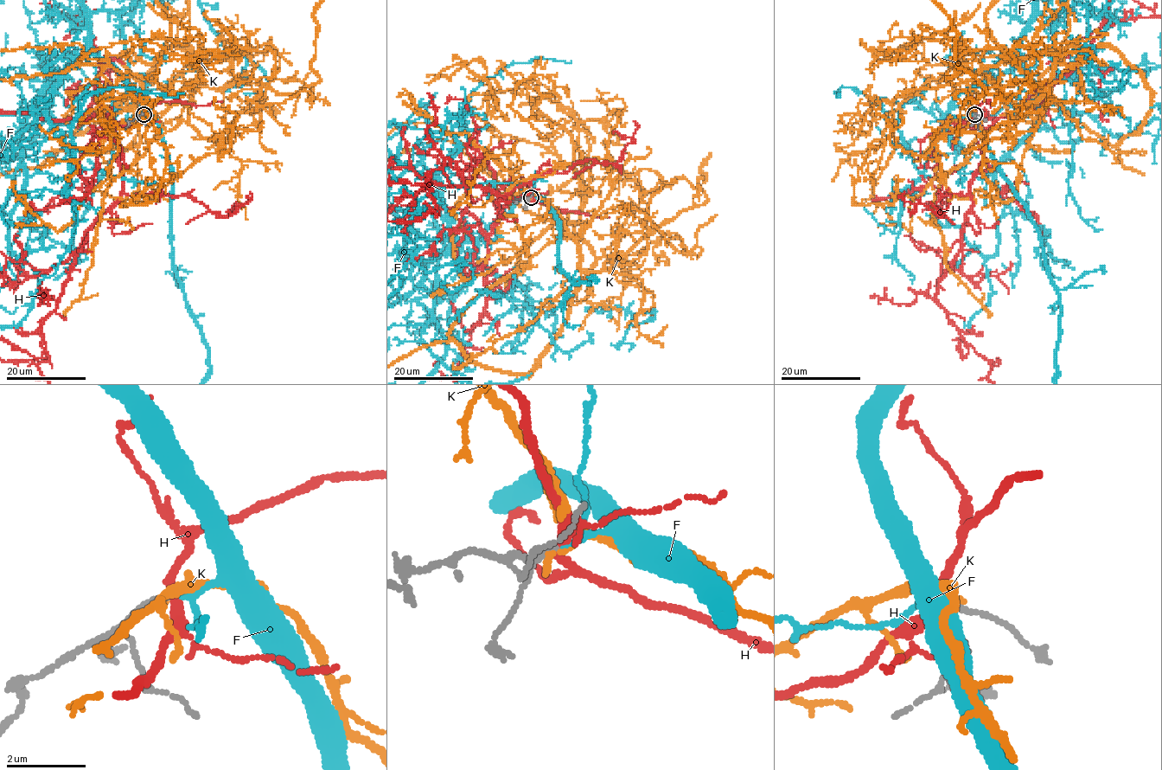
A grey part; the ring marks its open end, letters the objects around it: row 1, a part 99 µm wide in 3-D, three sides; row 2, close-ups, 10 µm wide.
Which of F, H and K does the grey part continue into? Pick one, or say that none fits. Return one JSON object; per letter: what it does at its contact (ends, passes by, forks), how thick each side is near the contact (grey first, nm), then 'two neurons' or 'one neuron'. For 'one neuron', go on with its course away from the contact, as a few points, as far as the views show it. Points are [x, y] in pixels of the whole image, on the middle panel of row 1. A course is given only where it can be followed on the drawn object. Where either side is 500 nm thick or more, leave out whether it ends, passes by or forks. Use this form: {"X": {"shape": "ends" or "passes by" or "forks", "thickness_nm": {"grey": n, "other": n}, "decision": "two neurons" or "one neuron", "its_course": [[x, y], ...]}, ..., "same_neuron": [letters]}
{"F": {"shape": "passes by", "thickness_nm": {"grey": 130, "other": 120}, "decision": "one neuron", "its_course": [[532, 197], [545, 202], [558, 221], [559, 266], [574, 282], [596, 279], [581, 279], [568, 292], [566, 287]]}, "H": {"shape": "passes by", "thickness_nm": {"grey": 130, "other": 240}, "decision": "two neurons"}, "K": {"shape": "ends", "thickness_nm": {"grey": 140, "other": 140}, "decision": "two neurons"}, "same_neuron": ["F"]}

